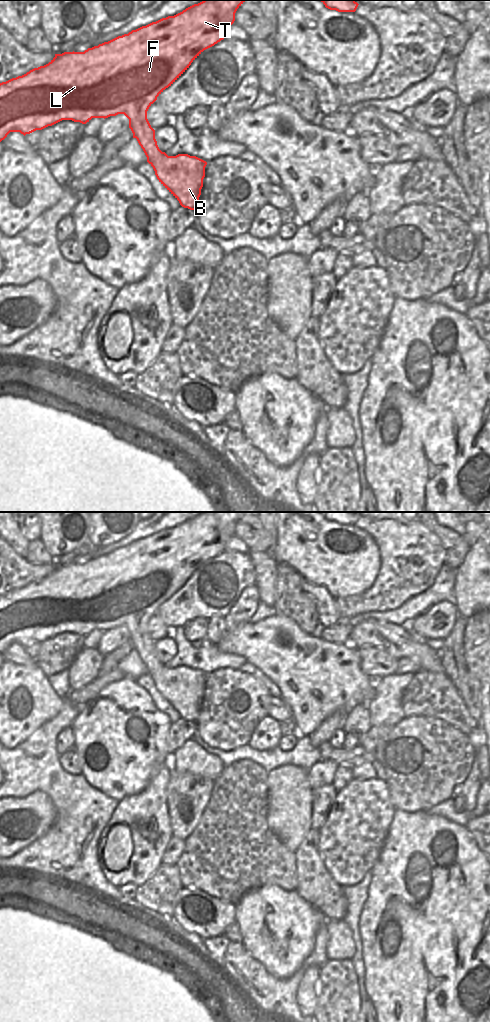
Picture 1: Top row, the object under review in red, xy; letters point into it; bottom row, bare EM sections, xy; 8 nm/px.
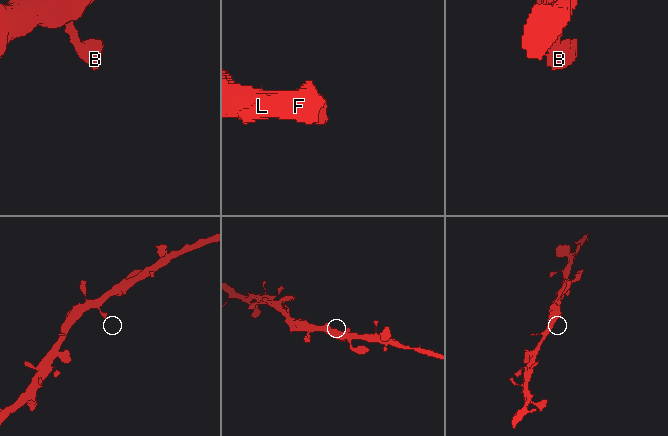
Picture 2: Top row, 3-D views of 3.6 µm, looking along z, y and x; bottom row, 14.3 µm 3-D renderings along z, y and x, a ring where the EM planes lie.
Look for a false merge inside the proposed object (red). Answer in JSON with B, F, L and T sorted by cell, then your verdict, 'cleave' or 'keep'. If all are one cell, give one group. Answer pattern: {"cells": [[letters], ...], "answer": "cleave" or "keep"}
{"cells": [["B", "F", "L", "T"]], "answer": "keep"}

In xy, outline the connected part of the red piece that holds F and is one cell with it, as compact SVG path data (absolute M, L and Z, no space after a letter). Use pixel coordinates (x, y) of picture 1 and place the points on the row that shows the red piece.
M203 0L174 16L162 18L84 52L55 54L48 64L0 83L0 142L10 132L20 132L25 136L62 120L86 124L92 118L105 119L124 114L129 119L133 138L137 139L143 149L159 182L182 207L195 210L199 203L207 162L188 154L168 156L162 152L155 139L155 130L147 119L147 111L157 97L171 86L204 50L225 38L225 31L234 23L235 13L244 2L245 0Z

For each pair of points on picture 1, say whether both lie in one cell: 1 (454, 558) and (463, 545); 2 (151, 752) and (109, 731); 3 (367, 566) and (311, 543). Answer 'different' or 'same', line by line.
1: same
2: same
3: same

